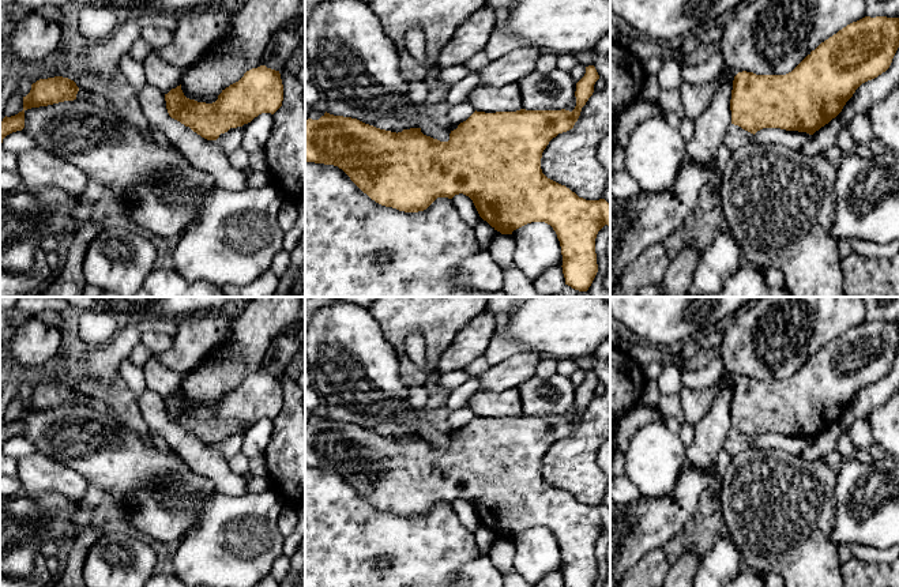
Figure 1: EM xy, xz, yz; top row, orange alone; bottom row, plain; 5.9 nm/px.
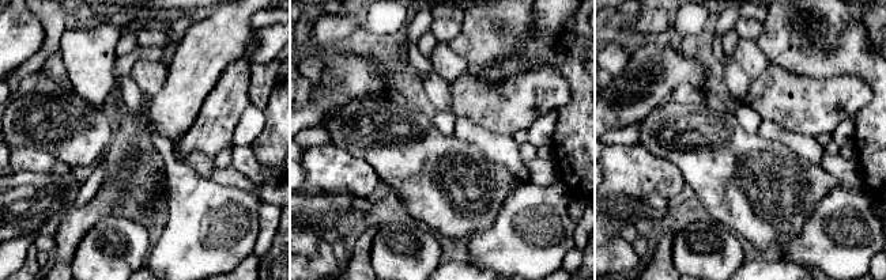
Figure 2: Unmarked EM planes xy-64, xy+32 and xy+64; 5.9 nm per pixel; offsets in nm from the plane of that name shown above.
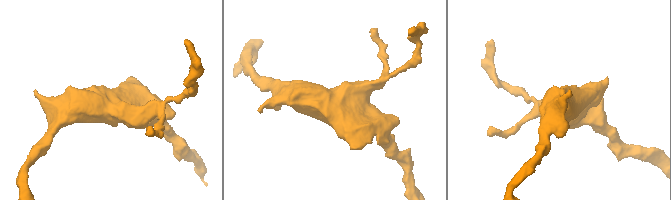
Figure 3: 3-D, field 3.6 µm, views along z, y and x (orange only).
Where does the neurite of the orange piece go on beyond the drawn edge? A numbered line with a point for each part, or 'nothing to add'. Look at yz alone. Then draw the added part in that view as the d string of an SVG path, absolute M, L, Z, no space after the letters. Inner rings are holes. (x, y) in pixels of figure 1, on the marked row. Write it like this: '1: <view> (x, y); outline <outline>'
nothing to add

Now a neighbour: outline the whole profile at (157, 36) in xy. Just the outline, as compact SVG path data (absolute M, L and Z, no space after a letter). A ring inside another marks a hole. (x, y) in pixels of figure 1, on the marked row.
M150 25L142 27L140 37L154 49L158 50L173 38L173 31L165 25Z

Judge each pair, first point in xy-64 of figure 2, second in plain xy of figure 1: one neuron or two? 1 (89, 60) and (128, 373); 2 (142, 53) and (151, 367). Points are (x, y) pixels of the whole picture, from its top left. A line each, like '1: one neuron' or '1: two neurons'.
1: two neurons
2: two neurons

